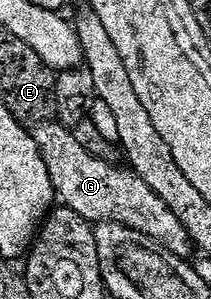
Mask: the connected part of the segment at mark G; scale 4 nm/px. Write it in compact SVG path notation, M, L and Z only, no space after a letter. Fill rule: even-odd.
M60 123L34 126L33 136L41 151L41 159L45 159L45 171L49 171L53 191L62 208L77 211L77 215L81 215L92 223L101 221L121 223L133 231L141 231L141 235L149 235L149 239L153 243L165 247L165 251L173 251L173 255L184 259L192 256L190 254L193 253L191 236L189 231L185 231L185 225L181 223L181 219L177 219L177 215L173 215L173 211L169 211L169 207L157 195L157 191L153 191L153 187L149 187L149 183L145 183L145 179L141 179L130 167L110 165L89 155L89 151L85 151L85 147L81 147L81 143L77 143L74 132Z

